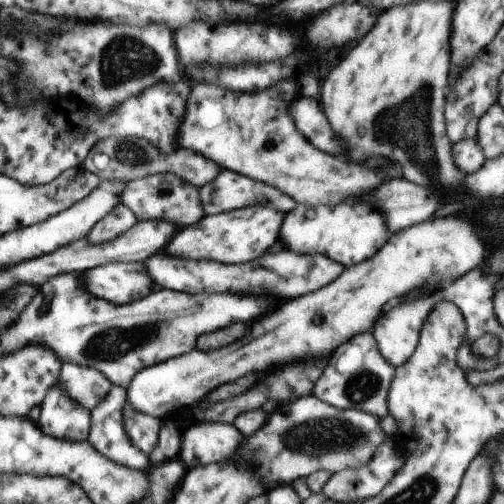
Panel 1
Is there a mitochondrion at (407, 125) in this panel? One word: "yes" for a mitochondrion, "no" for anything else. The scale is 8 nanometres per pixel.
yes

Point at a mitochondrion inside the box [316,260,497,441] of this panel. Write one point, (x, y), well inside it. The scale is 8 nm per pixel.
(364, 382)

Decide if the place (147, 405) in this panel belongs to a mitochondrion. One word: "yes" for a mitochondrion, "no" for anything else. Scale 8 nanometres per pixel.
no

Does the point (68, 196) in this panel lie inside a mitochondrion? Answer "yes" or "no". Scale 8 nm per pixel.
no

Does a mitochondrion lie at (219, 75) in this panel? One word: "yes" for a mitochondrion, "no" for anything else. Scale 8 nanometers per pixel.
no

